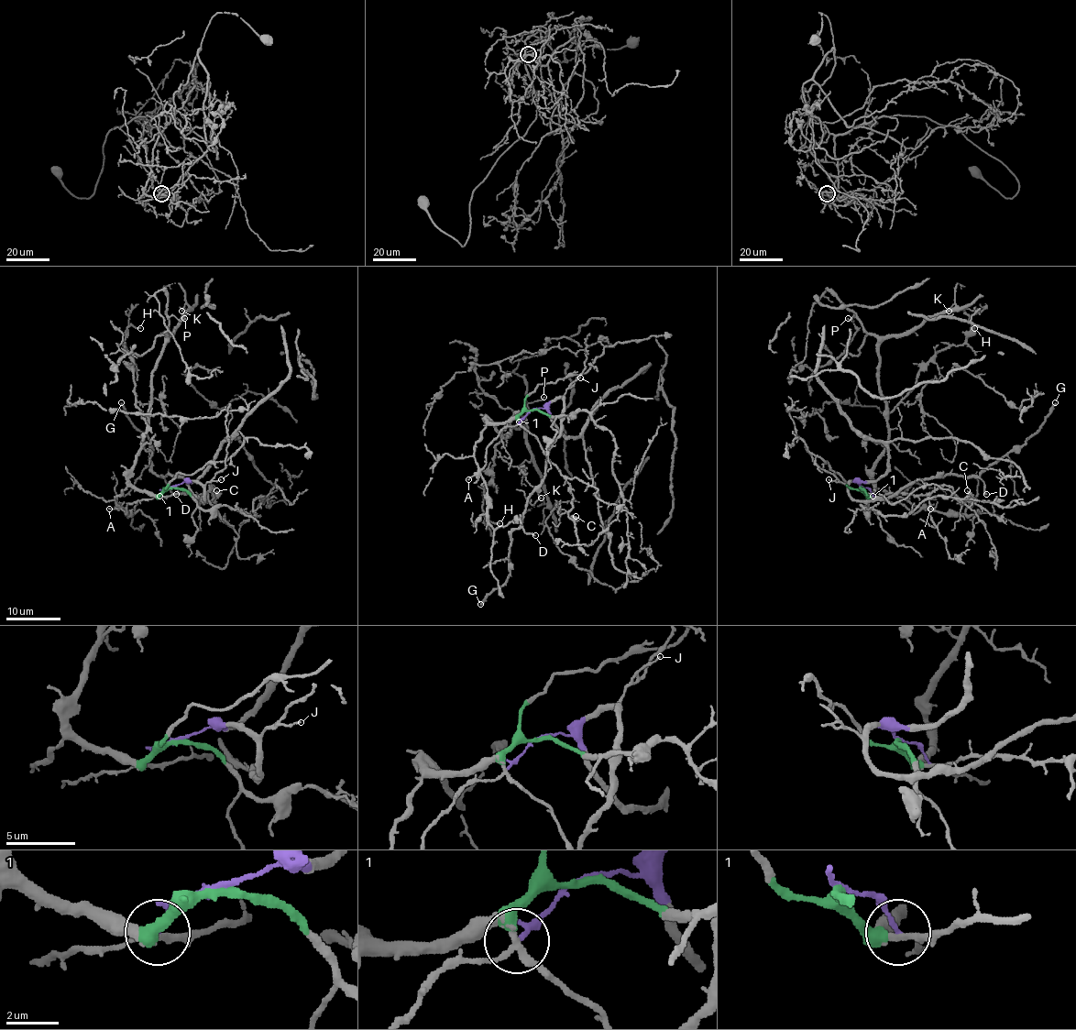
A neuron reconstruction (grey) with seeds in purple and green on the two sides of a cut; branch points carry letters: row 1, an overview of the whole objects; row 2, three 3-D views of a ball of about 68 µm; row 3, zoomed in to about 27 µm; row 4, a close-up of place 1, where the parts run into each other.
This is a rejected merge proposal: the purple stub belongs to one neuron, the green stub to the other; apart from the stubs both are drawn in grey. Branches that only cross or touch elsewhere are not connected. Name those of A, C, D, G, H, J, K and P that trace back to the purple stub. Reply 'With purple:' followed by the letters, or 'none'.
With purple: A, D, G, J

